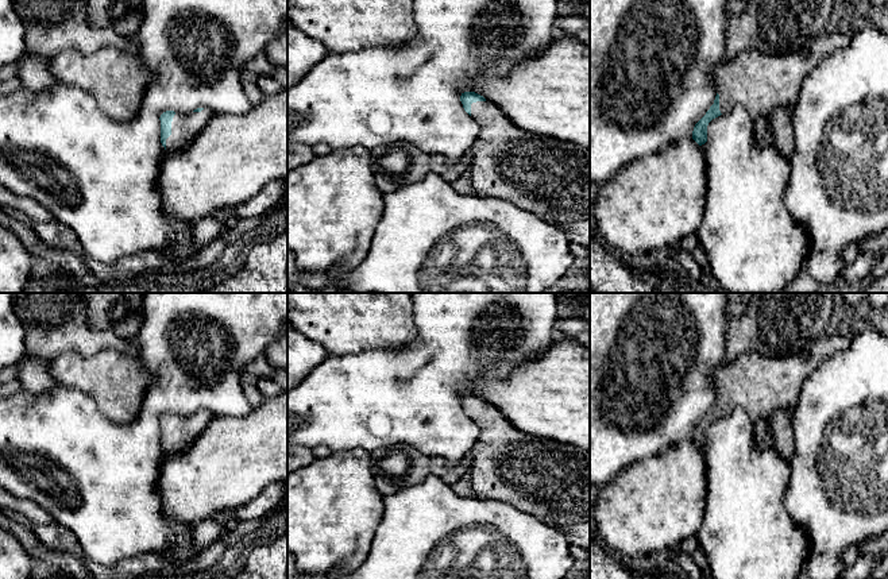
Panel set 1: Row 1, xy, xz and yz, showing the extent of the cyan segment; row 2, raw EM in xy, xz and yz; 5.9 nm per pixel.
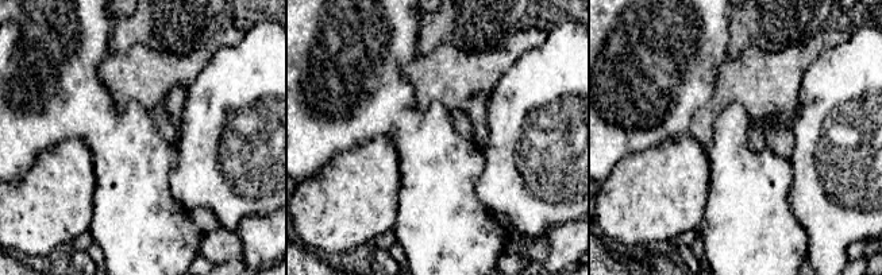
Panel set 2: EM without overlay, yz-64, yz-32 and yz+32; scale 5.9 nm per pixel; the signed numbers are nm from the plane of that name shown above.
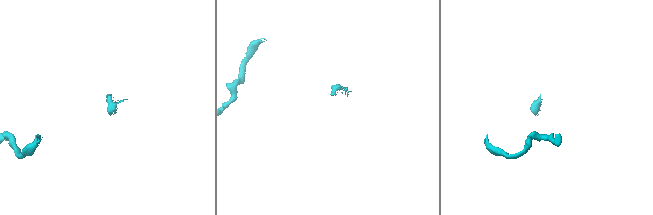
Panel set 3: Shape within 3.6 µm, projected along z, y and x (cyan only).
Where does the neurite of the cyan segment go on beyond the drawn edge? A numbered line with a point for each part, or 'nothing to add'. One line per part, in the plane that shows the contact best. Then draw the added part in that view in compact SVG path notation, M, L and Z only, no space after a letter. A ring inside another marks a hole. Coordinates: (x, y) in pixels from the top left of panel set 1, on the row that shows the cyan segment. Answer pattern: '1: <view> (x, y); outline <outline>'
1: xy (185, 126); outline M208 108L190 113L175 112L171 135L166 139L166 151L175 153L188 146L213 116L215 113Z

